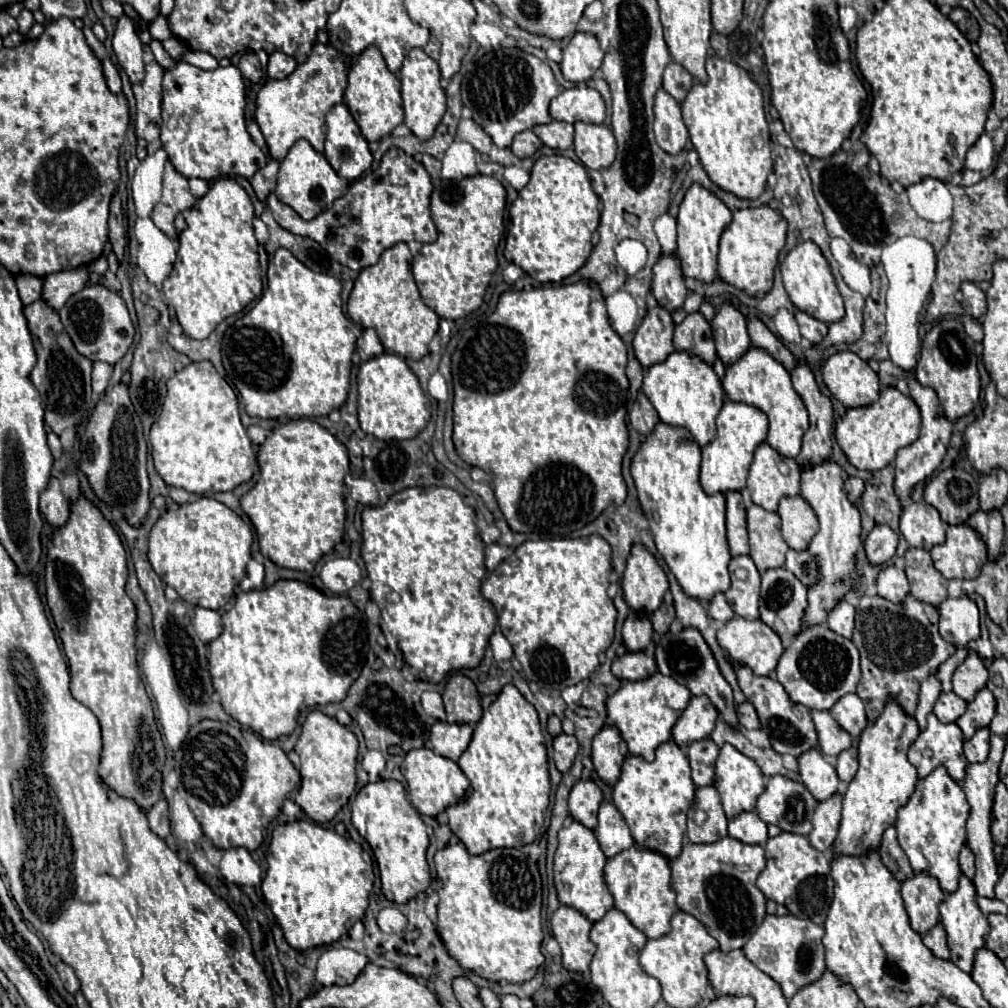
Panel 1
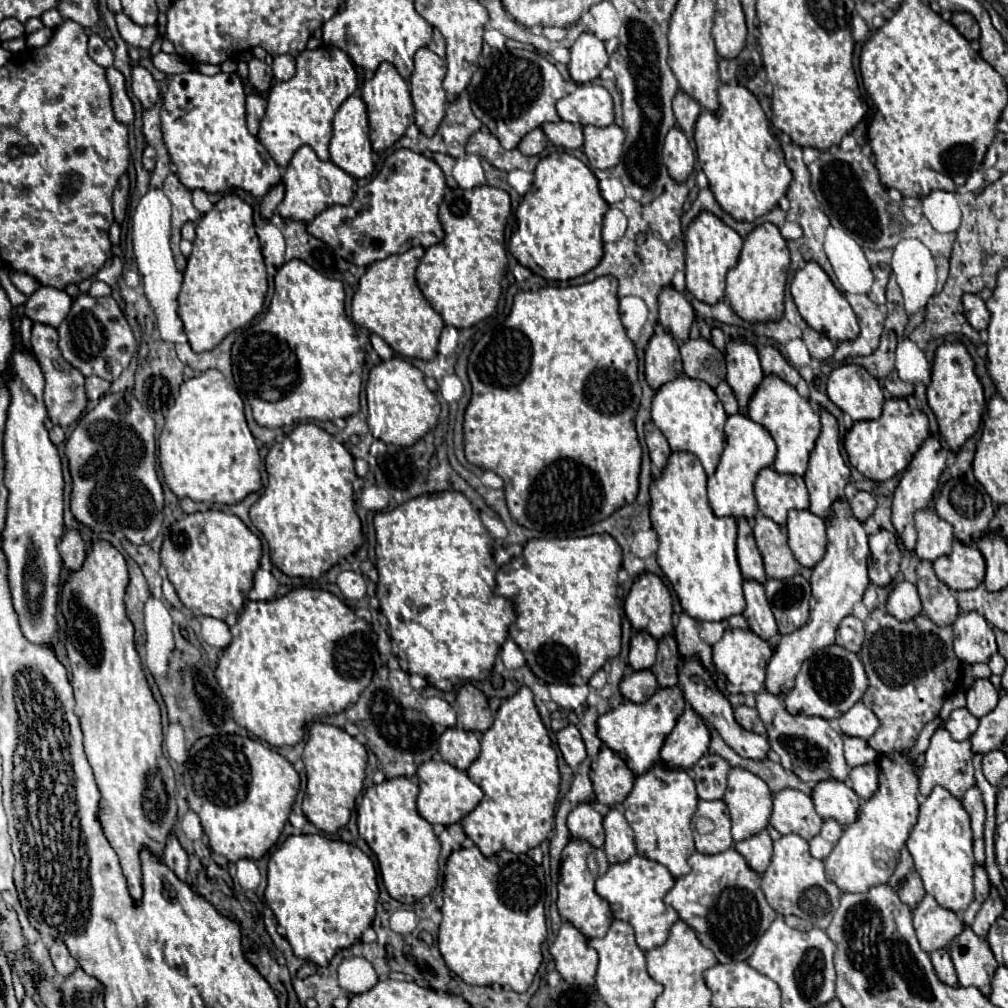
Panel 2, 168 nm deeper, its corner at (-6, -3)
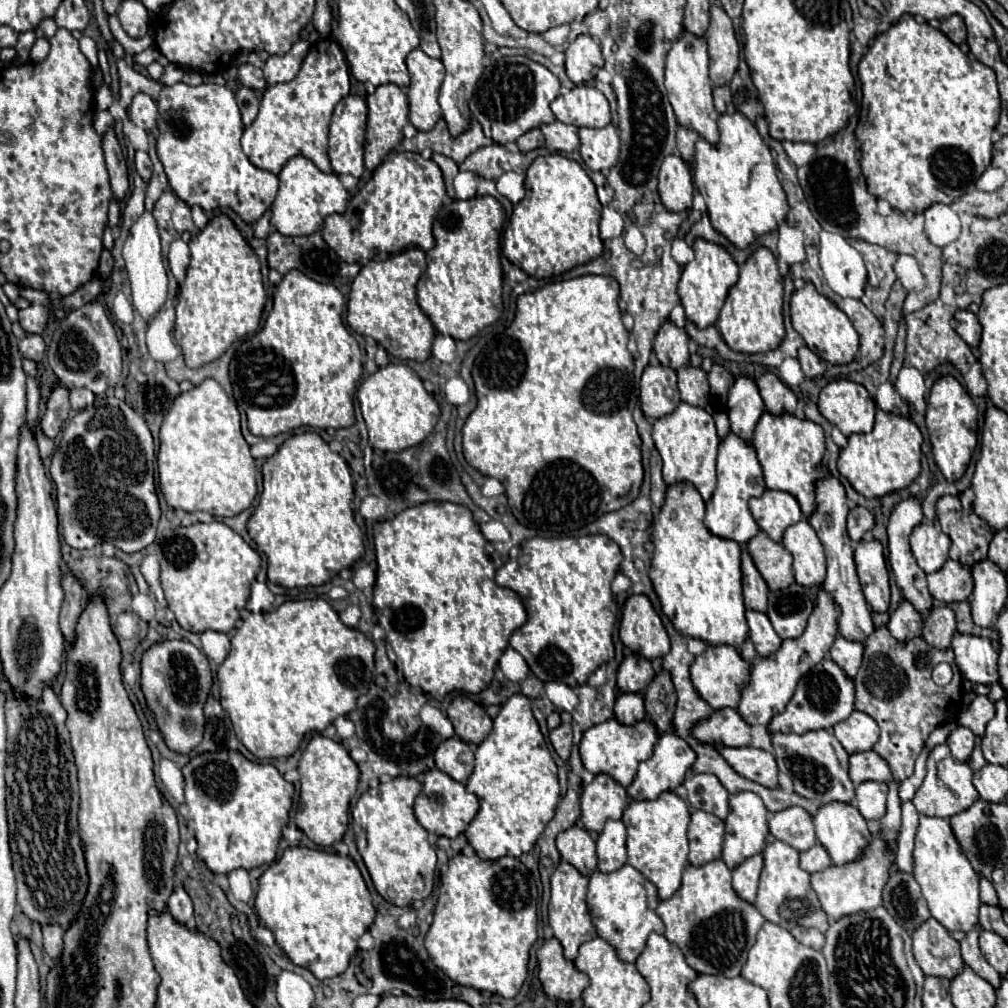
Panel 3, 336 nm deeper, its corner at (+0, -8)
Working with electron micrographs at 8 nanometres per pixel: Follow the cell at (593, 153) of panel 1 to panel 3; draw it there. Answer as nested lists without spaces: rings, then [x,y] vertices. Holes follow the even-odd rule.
[[[612,124],[604,128],[580,128],[580,154],[594,172],[606,172],[618,162],[620,138]]]

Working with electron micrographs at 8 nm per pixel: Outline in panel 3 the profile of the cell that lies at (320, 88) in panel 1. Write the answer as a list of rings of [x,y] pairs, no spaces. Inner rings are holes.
[[[324,38],[312,44],[308,56],[296,78],[286,84],[268,86],[256,120],[242,134],[242,150],[248,160],[272,174],[278,174],[282,166],[302,154],[312,160],[322,172],[334,174],[328,160],[328,126],[334,106],[350,92],[350,72],[340,46],[332,38]]]

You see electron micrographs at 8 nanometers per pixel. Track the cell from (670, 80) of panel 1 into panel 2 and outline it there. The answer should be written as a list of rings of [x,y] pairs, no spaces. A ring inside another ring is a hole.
[[[680,89],[680,91],[674,95],[672,107],[674,107],[674,115],[676,115],[678,125],[680,125],[686,133],[690,133],[690,131],[694,129],[694,123],[696,123],[696,117],[698,117],[700,109],[702,109],[700,103]]]

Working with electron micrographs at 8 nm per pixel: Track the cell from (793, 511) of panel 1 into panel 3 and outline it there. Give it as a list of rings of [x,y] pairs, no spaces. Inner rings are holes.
[[[806,518],[784,532],[782,546],[794,556],[794,576],[800,586],[822,586],[826,578],[826,556],[816,530]]]

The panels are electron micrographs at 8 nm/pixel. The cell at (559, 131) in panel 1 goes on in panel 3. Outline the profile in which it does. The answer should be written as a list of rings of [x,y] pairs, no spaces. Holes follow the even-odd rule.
[[[556,120],[556,122],[550,122],[550,124],[542,124],[540,130],[546,136],[546,146],[550,150],[574,152],[580,146],[576,126],[568,126],[568,124],[562,124],[562,122]]]

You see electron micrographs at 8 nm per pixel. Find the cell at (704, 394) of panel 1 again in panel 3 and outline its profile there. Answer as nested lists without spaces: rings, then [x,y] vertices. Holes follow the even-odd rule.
[[[680,404],[672,414],[654,422],[652,438],[656,442],[656,450],[662,458],[662,476],[666,486],[688,482],[692,484],[704,502],[708,502],[716,488],[716,454],[718,454],[718,436],[714,430],[714,420],[704,408],[696,408],[690,404]]]

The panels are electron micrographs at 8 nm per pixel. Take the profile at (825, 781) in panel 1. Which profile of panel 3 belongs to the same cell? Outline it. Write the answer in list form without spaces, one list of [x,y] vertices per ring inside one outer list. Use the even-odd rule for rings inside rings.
[[[830,802],[830,806],[822,806],[818,810],[818,814],[814,816],[814,826],[816,826],[818,842],[826,848],[832,864],[836,864],[836,866],[858,860],[872,842],[872,832],[868,828],[868,822],[862,818],[858,808],[852,804]]]

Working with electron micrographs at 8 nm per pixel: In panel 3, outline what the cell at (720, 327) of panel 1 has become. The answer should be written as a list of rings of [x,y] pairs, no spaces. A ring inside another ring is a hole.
[[[746,376],[738,378],[728,394],[728,416],[732,432],[740,436],[744,442],[752,444],[752,434],[762,414],[764,414],[764,402],[760,398],[754,380]]]

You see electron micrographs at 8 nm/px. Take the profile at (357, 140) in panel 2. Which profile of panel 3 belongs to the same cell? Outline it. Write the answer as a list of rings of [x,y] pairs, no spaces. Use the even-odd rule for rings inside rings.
[[[360,96],[342,98],[332,114],[328,156],[336,174],[360,178],[364,172],[364,132],[368,106]]]

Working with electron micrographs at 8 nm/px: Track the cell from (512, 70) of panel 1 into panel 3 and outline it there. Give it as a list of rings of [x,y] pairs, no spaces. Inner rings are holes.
[[[504,56],[486,66],[470,100],[470,110],[482,124],[486,138],[504,146],[508,142],[516,142],[524,132],[538,128],[540,124],[554,122],[556,116],[550,110],[550,102],[558,94],[560,82],[546,66],[532,62],[526,56]]]

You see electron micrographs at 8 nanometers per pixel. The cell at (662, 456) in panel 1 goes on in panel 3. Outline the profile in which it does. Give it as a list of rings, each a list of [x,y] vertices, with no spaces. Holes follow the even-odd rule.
[[[686,482],[674,484],[666,492],[666,502],[658,512],[652,532],[654,556],[650,568],[650,580],[654,592],[660,600],[662,612],[670,618],[672,626],[690,638],[700,638],[708,646],[728,644],[740,648],[748,638],[748,624],[746,624],[746,606],[742,598],[742,570],[740,570],[740,546],[736,542],[718,538],[708,532],[704,526],[704,500],[698,490]]]

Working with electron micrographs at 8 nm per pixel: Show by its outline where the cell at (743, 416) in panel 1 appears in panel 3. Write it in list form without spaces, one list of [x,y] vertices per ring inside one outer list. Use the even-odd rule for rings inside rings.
[[[728,434],[718,448],[718,488],[712,500],[706,504],[706,518],[704,518],[706,528],[718,538],[734,540],[740,546],[748,544],[760,530],[748,510],[748,500],[754,496],[762,496],[764,490],[766,486],[756,450],[736,434]]]

